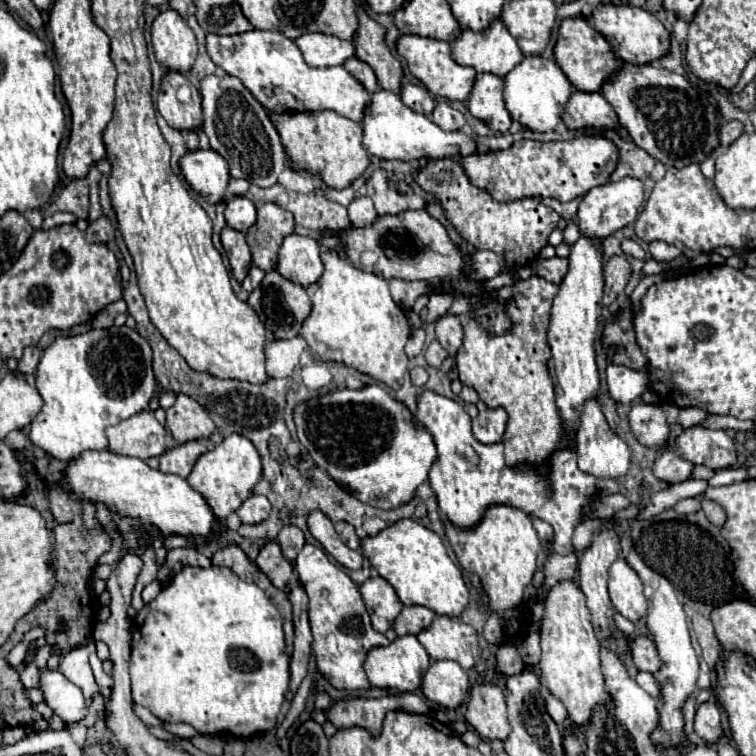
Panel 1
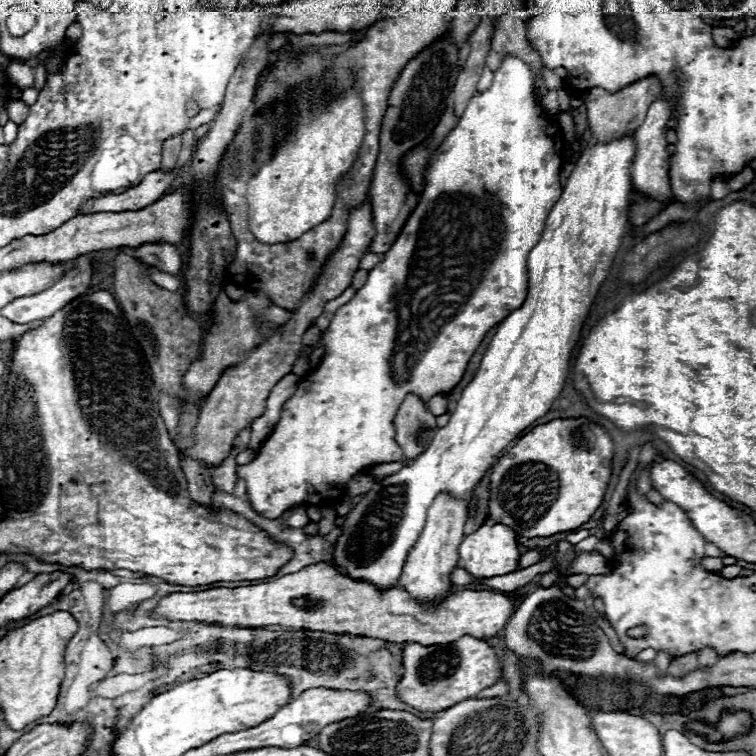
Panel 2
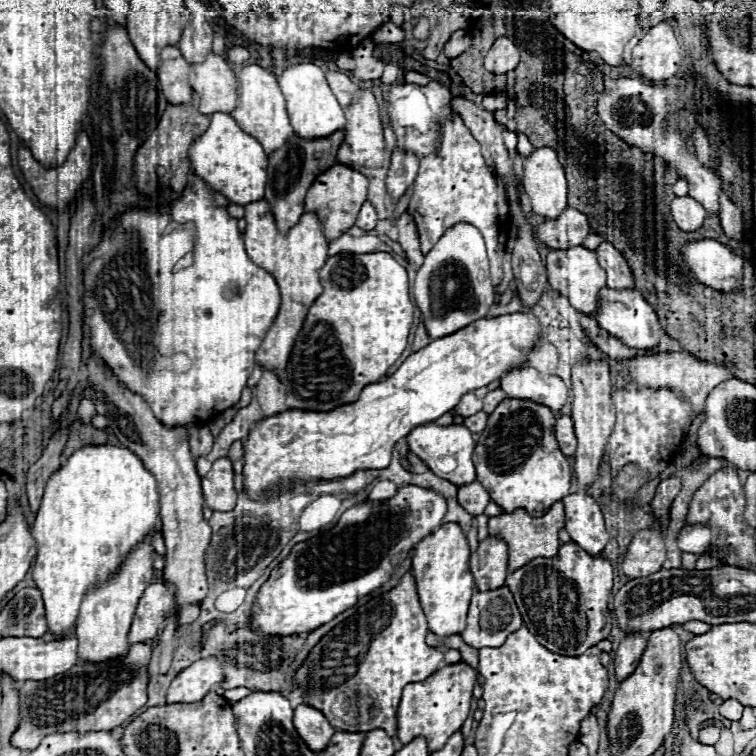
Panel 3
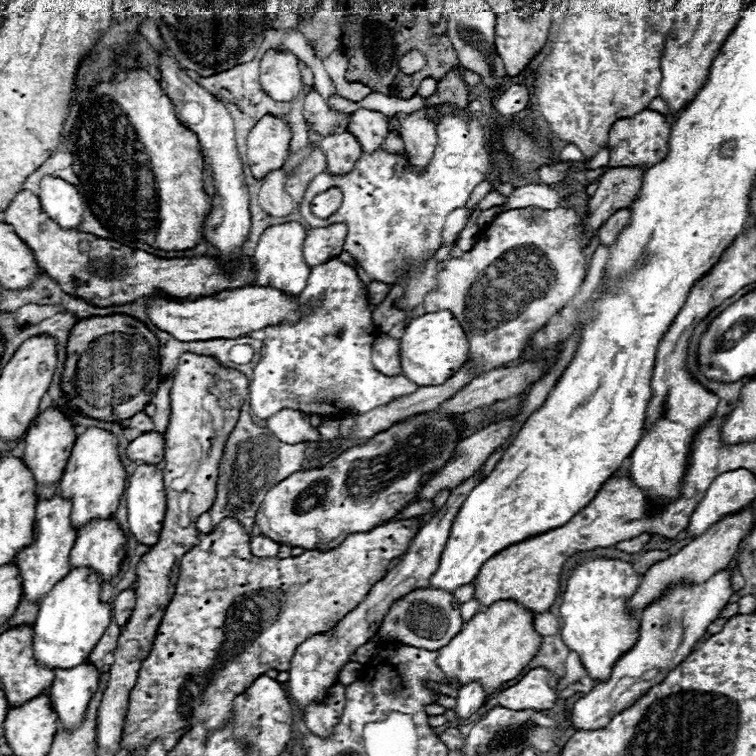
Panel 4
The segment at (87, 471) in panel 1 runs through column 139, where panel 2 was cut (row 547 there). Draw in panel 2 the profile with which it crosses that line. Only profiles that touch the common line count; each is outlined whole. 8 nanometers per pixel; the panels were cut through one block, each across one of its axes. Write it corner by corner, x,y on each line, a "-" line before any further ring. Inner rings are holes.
484,524
462,540
458,548
458,556
460,556
460,562
458,562
460,568
466,568
468,574
476,578
492,578
492,576
504,576
504,574
516,572
520,568
518,562
522,552
512,528
506,528
504,524
494,524
494,526

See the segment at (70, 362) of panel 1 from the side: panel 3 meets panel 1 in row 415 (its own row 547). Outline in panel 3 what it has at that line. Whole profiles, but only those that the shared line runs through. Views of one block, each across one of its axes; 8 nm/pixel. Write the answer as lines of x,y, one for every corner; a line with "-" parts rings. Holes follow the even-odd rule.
84,446
68,458
66,466
50,476
40,510
32,524
32,536
38,544
32,576
44,598
48,632
52,632
56,640
66,638
66,632
76,624
82,598
96,586
104,586
104,582
120,570
132,548
154,530
158,520
160,504
156,478
144,468
142,460
124,446

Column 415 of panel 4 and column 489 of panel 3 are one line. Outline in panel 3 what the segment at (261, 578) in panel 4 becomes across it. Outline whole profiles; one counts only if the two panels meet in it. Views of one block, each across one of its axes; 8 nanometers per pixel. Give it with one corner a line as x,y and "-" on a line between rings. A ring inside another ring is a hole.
556,502
550,506
550,510
540,516
540,518
532,518
530,514
526,514
526,510
518,508
512,514
500,514
488,520
488,534
490,536
498,536
508,544
508,572
514,572
518,568
522,568
522,564
528,564
532,558
550,558
558,552
560,548
560,540
558,540
558,532
564,528
564,504

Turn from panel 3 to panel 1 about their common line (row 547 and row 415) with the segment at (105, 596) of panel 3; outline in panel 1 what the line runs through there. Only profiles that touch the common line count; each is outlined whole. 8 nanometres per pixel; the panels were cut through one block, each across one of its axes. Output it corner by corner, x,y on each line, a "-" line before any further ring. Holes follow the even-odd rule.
148,410
110,426
106,436
110,440
110,450
120,456
148,460
166,452
166,428

